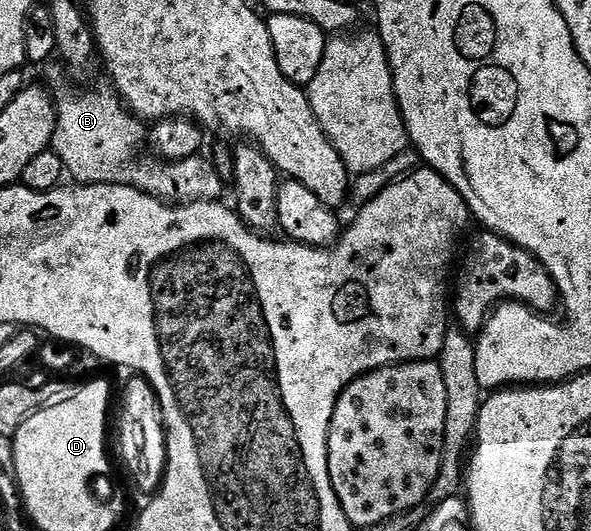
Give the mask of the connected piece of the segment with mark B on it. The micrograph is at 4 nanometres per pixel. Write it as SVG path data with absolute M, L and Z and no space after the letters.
M68 87L56 91L54 102L56 104L56 125L52 138L51 150L62 158L65 172L76 179L77 184L86 183L125 183L128 187L136 187L145 191L147 195L153 195L156 199L165 200L173 205L191 203L193 201L216 201L226 187L226 180L220 176L218 169L212 164L211 158L203 154L195 155L182 161L169 163L159 157L152 159L140 159L140 146L146 143L146 127L137 119L119 95L108 91L88 91L78 93Z

